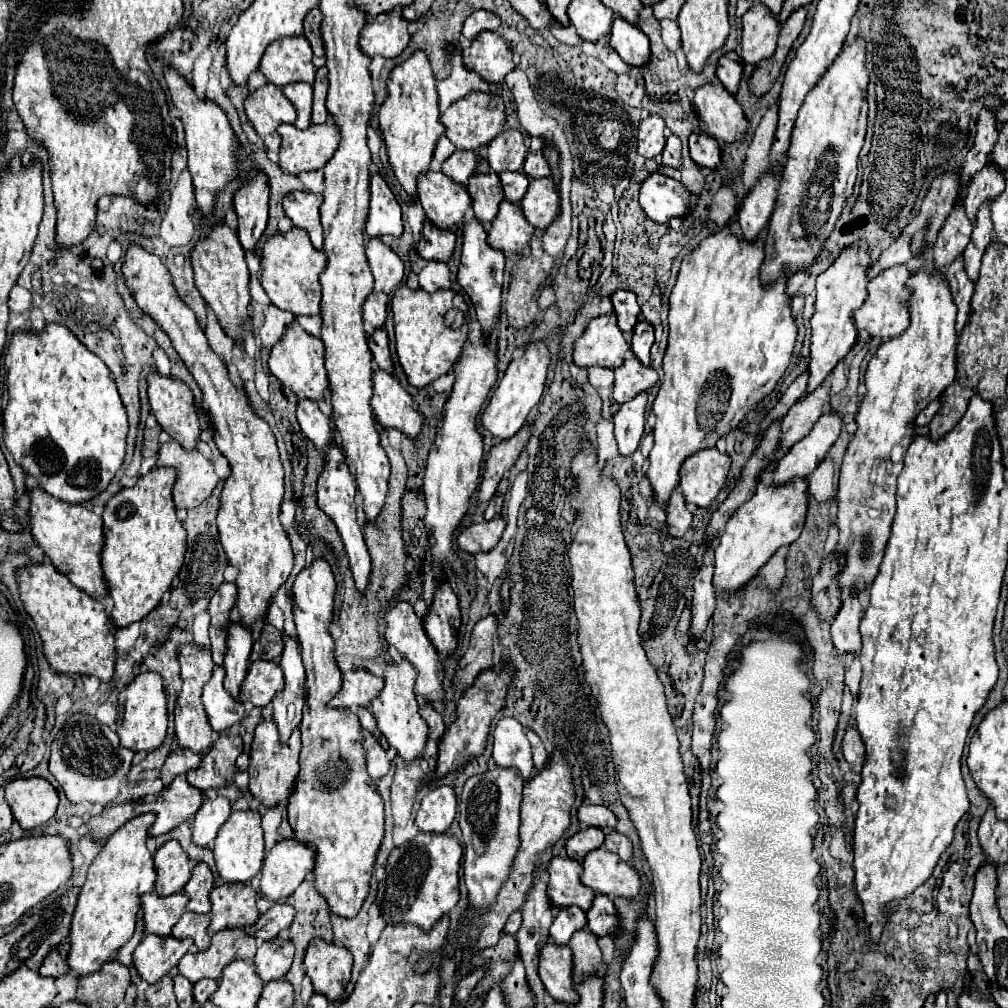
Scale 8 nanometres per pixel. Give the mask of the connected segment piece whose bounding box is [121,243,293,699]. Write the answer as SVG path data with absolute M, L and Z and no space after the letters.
M131 243L123 257L123 277L135 303L167 333L179 359L197 381L203 391L201 407L207 411L213 423L213 441L217 449L227 457L231 475L223 483L219 495L217 527L223 549L233 567L239 569L237 577L237 609L241 621L233 621L227 627L227 651L223 659L225 687L237 699L239 687L247 675L249 653L251 653L251 625L261 621L269 599L287 581L293 567L293 551L285 529L279 523L279 509L283 501L283 465L271 427L249 407L247 393L231 383L225 363L209 347L203 329L197 323L195 313L181 301L173 287L169 269L161 259L141 245Z

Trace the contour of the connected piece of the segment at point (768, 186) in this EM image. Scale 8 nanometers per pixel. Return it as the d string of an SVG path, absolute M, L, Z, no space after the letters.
M769 167L743 199L743 205L737 217L743 229L743 237L747 241L731 233L731 231L739 231L737 219L731 219L723 229L703 239L681 261L677 283L669 297L669 343L663 355L665 375L663 375L659 393L653 401L655 445L649 453L649 469L647 469L651 487L663 505L667 505L671 491L679 485L679 467L683 465L685 457L693 455L699 449L715 447L715 441L721 435L735 429L741 423L741 419L761 401L761 397L769 395L775 389L777 381L783 377L785 369L789 367L791 353L797 341L797 323L791 313L789 297L785 293L787 275L779 275L779 279L771 285L763 285L759 279L759 267L763 263L763 237L759 233L765 229L771 217L775 197L777 197L779 173L781 173L781 167Z

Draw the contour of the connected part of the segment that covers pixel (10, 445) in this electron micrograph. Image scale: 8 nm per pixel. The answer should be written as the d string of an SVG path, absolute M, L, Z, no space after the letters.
M49 323L43 331L15 331L5 353L9 405L3 409L3 443L13 459L53 497L71 505L99 495L115 477L125 457L127 413L111 371L65 325Z

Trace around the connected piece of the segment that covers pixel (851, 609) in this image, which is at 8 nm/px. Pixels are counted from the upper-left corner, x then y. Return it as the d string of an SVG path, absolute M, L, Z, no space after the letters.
M849 595L843 599L841 611L831 623L831 639L835 653L859 653L861 651L861 635L859 635L859 599Z

